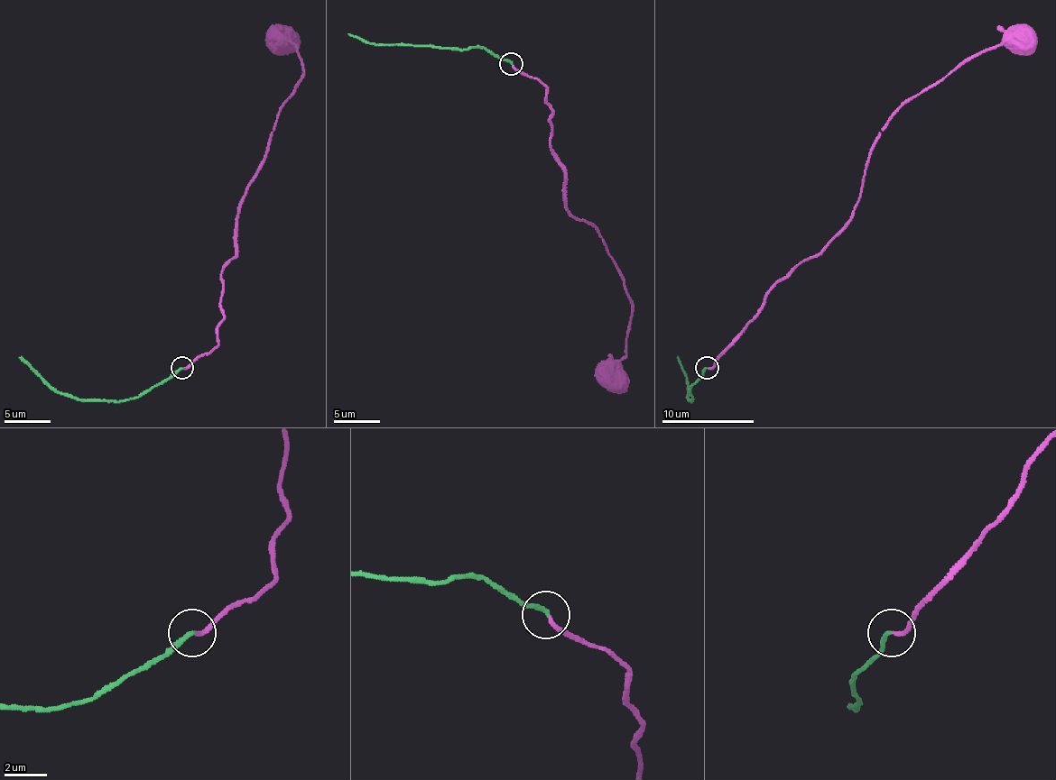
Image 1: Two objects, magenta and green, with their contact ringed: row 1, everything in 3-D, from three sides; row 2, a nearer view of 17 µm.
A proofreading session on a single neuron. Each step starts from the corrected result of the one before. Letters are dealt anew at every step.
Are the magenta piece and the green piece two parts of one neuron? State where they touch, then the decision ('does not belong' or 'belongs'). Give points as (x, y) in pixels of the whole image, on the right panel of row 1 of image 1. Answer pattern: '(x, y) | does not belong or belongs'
(707, 368) | does not belong

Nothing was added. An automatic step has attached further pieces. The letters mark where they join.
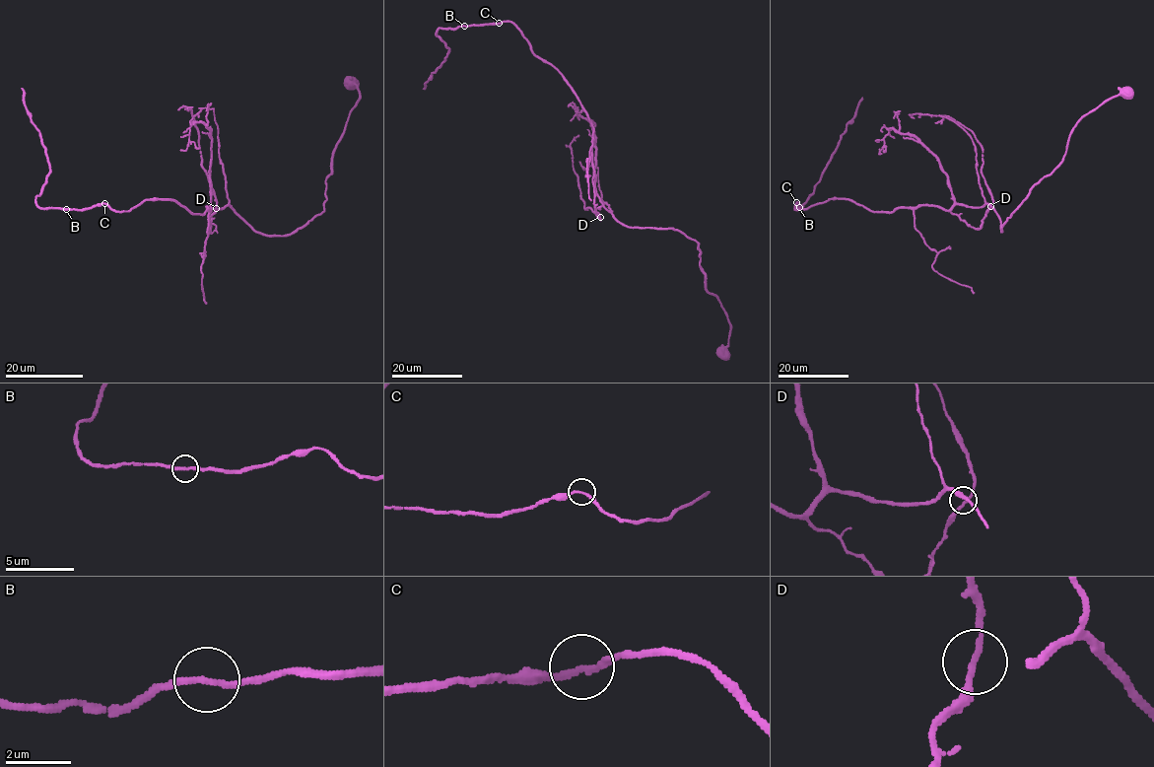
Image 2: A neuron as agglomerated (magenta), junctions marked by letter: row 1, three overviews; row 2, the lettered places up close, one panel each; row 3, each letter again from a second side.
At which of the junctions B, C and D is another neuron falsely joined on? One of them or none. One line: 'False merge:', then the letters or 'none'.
False merge: none

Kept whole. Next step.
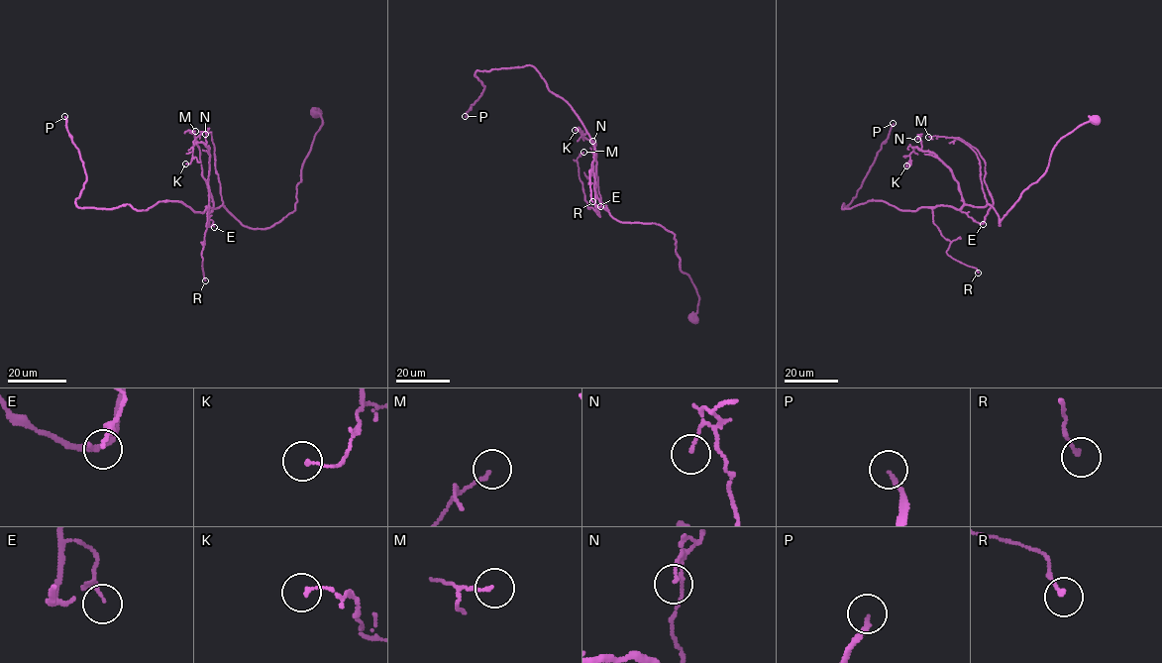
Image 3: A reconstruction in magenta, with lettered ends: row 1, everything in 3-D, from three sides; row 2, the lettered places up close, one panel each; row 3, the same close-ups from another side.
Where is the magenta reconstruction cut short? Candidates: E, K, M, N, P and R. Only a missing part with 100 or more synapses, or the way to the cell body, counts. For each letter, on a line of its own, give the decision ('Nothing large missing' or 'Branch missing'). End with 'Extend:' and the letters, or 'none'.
E: Nothing large missing
K: Nothing large missing
M: Nothing large missing
N: Nothing large missing
P: Branch missing
R: Nothing large missing
Extend: P

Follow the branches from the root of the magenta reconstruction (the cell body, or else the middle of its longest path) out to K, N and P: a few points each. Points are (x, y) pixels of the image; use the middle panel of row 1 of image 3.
K: (692, 318), (698, 296), (680, 270), (675, 235), (657, 224), (620, 222), (602, 207), (593, 144), (575, 130)
N: (692, 318), (698, 296), (680, 270), (675, 235), (657, 224), (620, 222), (602, 207), (595, 190), (592, 141)
P: (692, 318), (698, 296), (675, 235), (602, 207), (590, 136), (532, 66), (477, 70), (484, 89), (465, 116)

